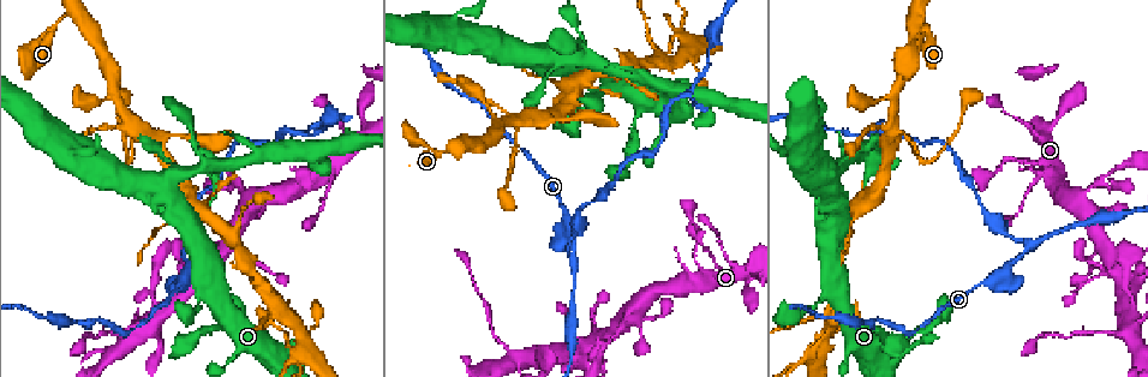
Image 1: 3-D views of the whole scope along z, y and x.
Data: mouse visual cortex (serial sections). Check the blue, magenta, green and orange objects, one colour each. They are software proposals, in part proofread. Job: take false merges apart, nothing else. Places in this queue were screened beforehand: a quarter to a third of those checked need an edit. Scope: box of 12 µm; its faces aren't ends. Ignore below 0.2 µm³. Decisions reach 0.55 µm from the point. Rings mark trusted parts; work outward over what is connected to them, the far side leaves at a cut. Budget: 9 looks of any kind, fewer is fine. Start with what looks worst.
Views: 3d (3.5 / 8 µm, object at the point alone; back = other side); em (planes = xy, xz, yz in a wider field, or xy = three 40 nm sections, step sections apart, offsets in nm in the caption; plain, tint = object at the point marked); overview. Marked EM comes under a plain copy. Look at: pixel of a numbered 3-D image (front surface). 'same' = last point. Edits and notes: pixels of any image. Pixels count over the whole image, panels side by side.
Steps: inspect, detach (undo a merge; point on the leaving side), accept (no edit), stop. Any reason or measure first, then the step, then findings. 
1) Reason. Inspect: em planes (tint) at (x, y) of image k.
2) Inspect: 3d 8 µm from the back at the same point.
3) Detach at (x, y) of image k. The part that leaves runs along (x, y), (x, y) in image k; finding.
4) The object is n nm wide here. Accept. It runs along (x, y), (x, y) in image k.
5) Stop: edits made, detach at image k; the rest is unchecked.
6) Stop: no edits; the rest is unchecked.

Sharp bend. Inspect: 3d 3.5 µm at (1028, 245) of image 1.

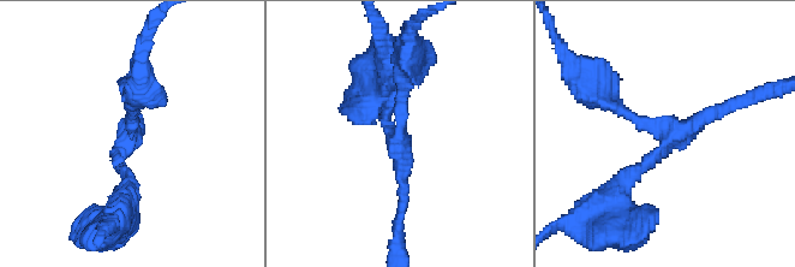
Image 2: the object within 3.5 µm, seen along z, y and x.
3 arms meet here; the arms are 150, 200, 200 nm wide; need the tissue. Inspect: em xy step 2 (tint) at (400, 130) of image 2.

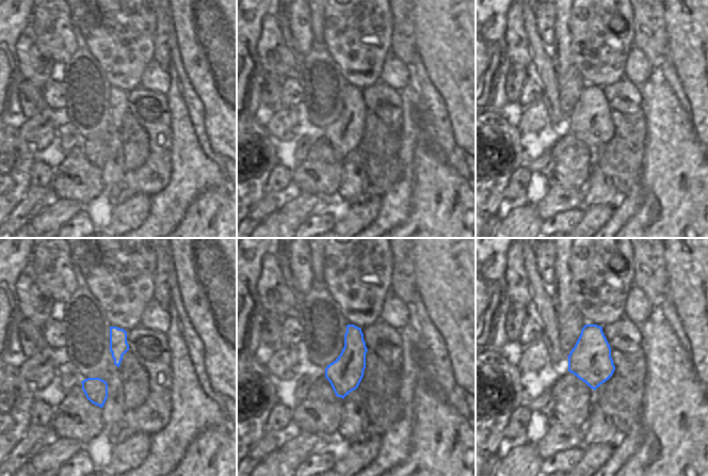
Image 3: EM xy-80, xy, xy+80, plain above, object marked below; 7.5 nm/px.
Inspect: em xy step 5 (tint) at the same point.

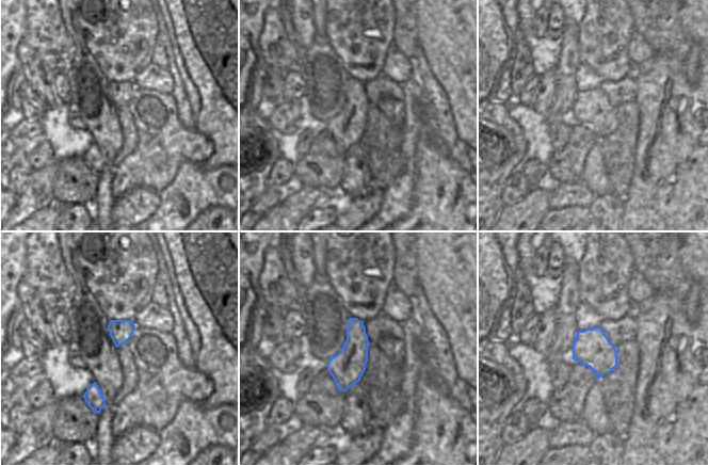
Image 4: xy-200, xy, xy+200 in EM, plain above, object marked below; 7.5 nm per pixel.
Accept. It runs along (124, 191), (117, 154), (142, 95) in image 2; continuous, no second cell.

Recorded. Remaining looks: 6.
Sharp bend. Inspect: 3d 3.5 µm at (278, 303) of image 1.

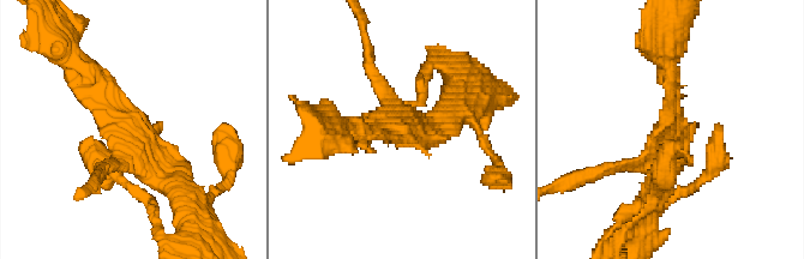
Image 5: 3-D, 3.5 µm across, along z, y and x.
Accept. It runs along (91, 74), (102, 108), (182, 196) in image 5; one cell here.

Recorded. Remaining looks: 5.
Thin neck. Inspect: 3d 3.5 µm at (305, 130) of image 1.

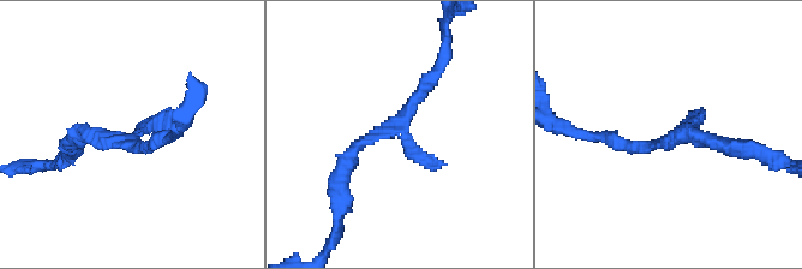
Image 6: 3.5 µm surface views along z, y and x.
Accept. It runs along (342, 177), (354, 149), (402, 121), (438, 70) in image 6; one cell here.

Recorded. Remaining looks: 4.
Thin arm on a thick one. Inspect: em planes (tint) at (244, 195) of image 1.

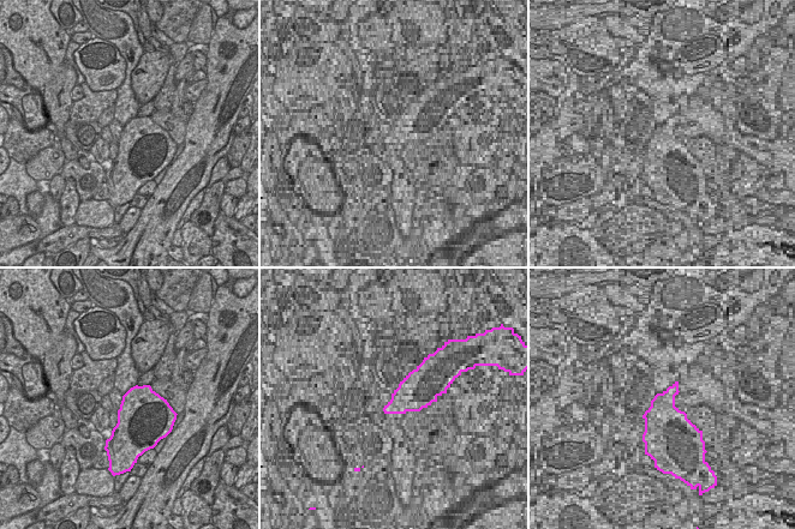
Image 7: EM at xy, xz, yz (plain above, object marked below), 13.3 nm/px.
Wider look. Inspect: 3d 3.5 µm at the same point.

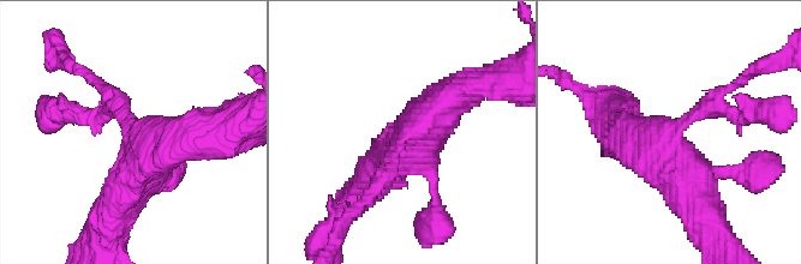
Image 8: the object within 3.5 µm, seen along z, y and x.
The object is 600 nm wide here. Accept. It runs along (482, 84), (455, 92), (382, 167) in image 8; all the same cell.

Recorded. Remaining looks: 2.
Stop: no edits; the rest is unchecked.

